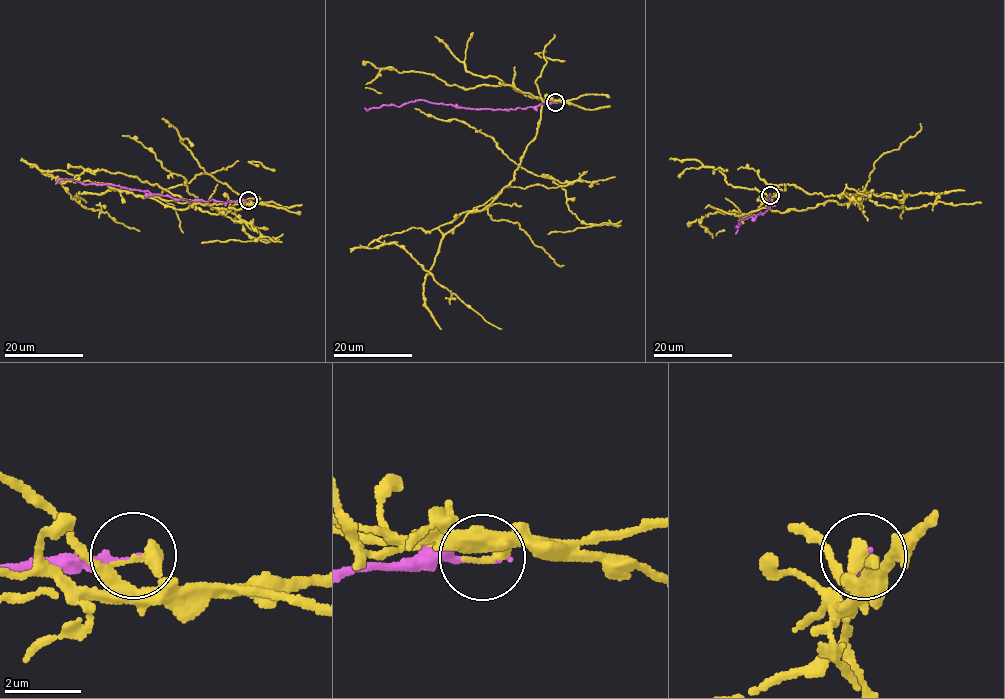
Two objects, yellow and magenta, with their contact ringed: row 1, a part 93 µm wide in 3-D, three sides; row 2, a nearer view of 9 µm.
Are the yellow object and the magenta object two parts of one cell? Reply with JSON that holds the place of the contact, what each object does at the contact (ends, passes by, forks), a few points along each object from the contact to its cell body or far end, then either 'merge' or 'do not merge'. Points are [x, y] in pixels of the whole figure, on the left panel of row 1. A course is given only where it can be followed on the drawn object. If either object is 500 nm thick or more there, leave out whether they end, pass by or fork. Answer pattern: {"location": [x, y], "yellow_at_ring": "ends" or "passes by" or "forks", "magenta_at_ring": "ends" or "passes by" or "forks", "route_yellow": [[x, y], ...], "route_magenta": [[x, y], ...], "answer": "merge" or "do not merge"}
{"location": [248, 200], "yellow_at_ring": "ends", "magenta_at_ring": "ends", "route_yellow": [[248, 199], [216, 215], [148, 197], [200, 203], [239, 219], [198, 202], [182, 176], [122, 136]], "route_magenta": [[248, 199], [227, 202], [172, 198], [118, 186], [81, 184], [70, 179], [60, 179], [55, 183]], "answer": "do not merge"}

